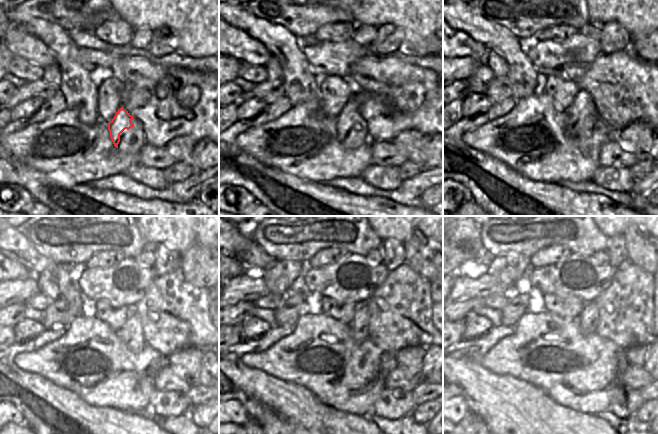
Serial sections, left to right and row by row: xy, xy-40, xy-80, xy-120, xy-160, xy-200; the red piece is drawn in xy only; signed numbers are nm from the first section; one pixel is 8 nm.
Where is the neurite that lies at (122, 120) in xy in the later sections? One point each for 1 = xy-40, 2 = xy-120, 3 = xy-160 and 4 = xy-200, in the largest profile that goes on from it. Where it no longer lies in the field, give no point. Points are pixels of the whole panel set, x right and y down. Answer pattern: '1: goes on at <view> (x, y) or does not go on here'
1: goes on at xy-40 (346, 119)
2: goes on at xy-120 (133, 325)
3: goes on at xy-160 (359, 324)
4: goes on at xy-200 (587, 320)

